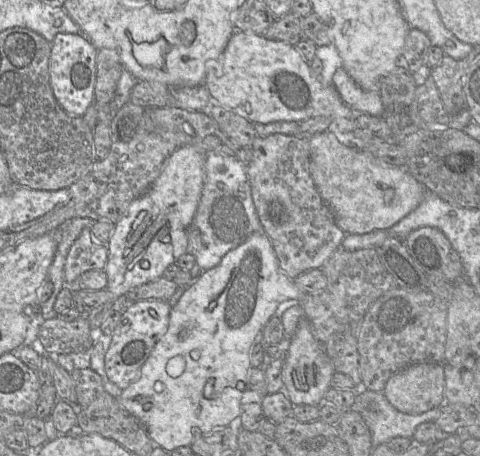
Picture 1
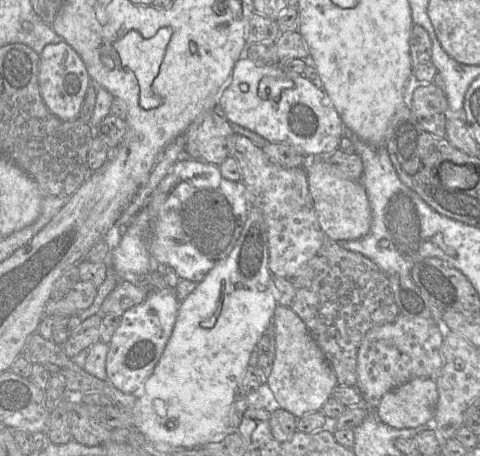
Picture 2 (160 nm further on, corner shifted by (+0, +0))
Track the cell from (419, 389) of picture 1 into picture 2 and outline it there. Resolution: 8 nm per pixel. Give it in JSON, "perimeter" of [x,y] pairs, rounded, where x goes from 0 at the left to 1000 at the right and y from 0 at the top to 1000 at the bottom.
{"perimeter":[[[865,829],[806,860],[785,895],[792,921],[827,941],[890,930],[915,879],[908,836]]]}

